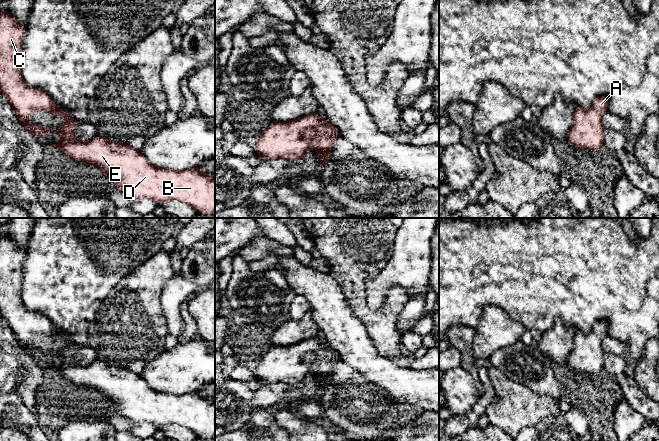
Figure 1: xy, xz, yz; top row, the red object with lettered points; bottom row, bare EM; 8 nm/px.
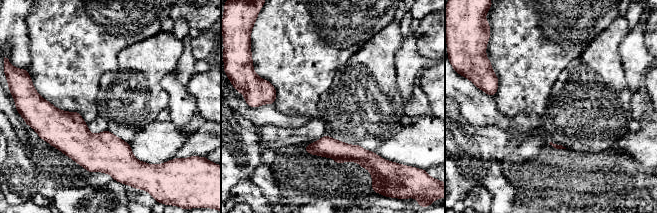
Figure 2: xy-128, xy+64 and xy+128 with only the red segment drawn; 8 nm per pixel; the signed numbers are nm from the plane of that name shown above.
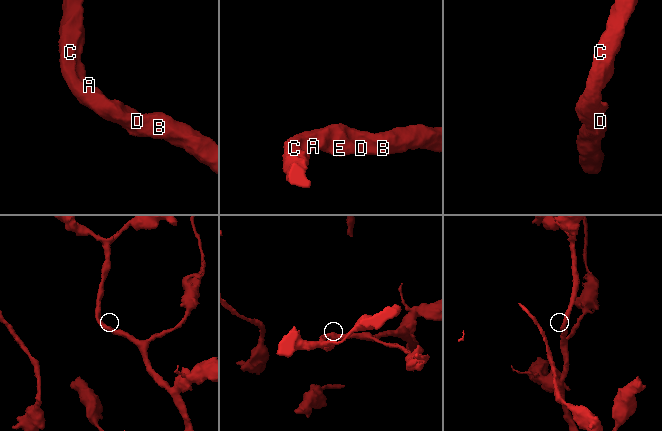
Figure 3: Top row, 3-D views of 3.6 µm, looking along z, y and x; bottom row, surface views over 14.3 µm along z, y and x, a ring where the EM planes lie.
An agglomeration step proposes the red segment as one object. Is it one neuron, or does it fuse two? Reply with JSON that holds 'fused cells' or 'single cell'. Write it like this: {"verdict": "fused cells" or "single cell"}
{"verdict": "single cell"}

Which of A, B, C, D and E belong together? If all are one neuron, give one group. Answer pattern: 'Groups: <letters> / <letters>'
Groups: A B C D E

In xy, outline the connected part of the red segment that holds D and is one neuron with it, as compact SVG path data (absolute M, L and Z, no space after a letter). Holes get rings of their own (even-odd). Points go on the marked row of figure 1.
M4 9L0 13L0 91L8 100L13 110L24 124L24 128L36 138L47 137L49 132L57 130L61 135L59 144L53 144L64 155L74 160L92 163L104 175L109 176L117 189L129 194L133 199L149 199L162 204L169 201L180 201L190 205L201 214L215 215L215 176L203 173L200 168L172 170L152 165L141 151L135 150L125 143L112 142L106 137L96 136L88 142L74 138L78 121L68 111L54 104L51 97L43 90L28 87L21 74L22 39L26 26L17 21ZM37 111L48 112L63 117L64 124L58 128L44 128L29 124L27 119Z

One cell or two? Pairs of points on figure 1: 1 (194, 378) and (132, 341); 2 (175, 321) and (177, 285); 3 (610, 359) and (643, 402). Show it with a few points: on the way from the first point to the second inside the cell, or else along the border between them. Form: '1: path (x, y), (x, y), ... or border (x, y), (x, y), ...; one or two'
1: border (166, 349), (147, 362); two
2: path (174, 312), (174, 294); one
3: path (616, 370), (632, 391); one

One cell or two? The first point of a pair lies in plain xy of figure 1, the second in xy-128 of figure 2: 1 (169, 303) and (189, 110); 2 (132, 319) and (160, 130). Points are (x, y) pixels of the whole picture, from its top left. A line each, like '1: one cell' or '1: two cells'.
1: one cell
2: two cells

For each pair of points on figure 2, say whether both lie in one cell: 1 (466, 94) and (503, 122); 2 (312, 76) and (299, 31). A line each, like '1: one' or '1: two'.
1: one
2: one

